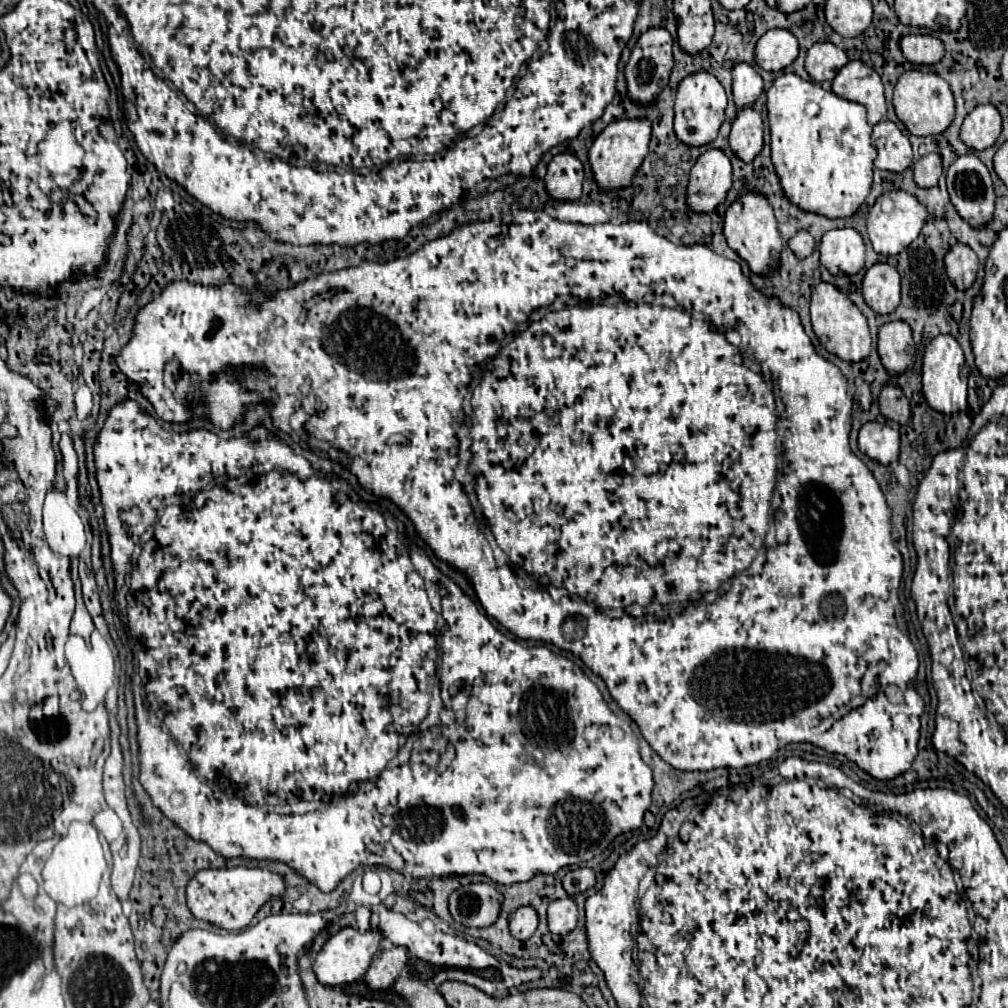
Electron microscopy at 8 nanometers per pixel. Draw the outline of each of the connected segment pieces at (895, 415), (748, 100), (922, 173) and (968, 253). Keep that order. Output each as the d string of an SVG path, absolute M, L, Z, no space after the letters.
M895 384L883 386L883 390L879 394L879 406L881 406L881 414L897 424L907 424L907 420L911 416L909 400L903 394L903 390Z
M741 62L733 68L733 100L739 108L753 104L763 92L763 78L753 66Z
M927 154L927 156L923 156L919 162L915 162L913 172L915 172L917 186L921 186L921 188L935 186L939 176L941 176L941 172L943 172L941 156L939 154Z
M951 246L945 254L945 272L959 290L965 290L975 282L977 268L977 254L969 246Z

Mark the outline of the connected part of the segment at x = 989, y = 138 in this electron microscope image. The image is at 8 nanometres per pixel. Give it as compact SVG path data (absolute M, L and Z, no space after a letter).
M979 104L961 126L961 140L973 150L985 150L1001 134L1001 114L991 104Z

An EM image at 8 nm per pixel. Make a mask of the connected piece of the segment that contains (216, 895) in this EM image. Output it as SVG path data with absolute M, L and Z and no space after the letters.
M215 868L201 870L195 874L187 886L187 906L191 914L199 920L211 922L213 926L225 930L243 930L251 924L259 908L271 898L283 898L285 878L267 868Z

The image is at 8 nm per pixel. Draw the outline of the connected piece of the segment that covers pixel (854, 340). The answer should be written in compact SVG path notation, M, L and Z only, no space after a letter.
M819 282L813 290L811 296L811 322L813 322L813 332L821 340L821 344L837 354L841 360L847 362L859 362L869 356L871 350L871 336L869 336L869 326L867 318L861 314L861 310L831 282Z

